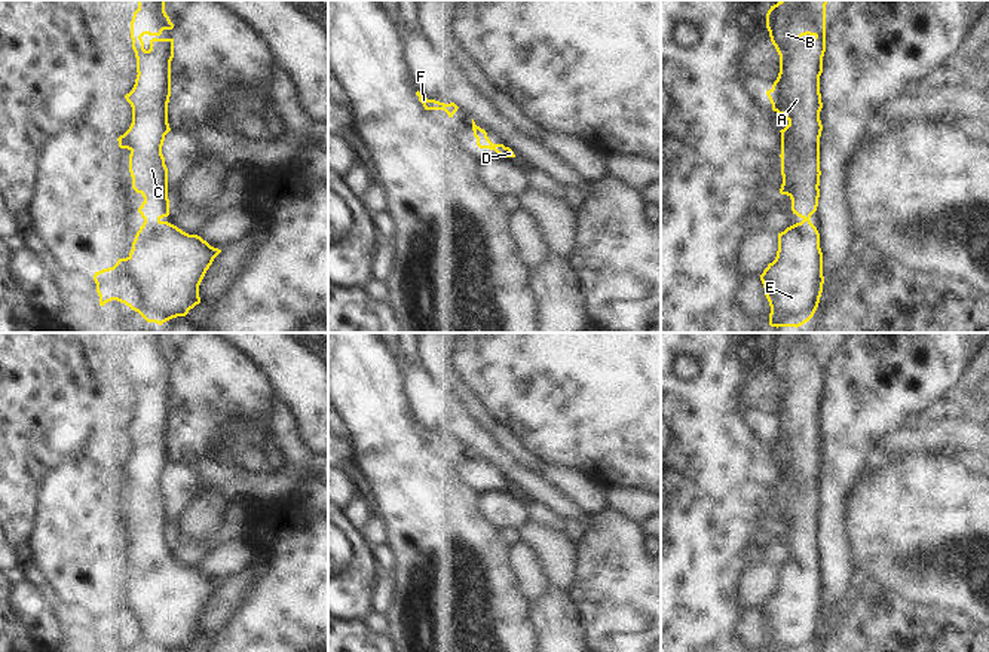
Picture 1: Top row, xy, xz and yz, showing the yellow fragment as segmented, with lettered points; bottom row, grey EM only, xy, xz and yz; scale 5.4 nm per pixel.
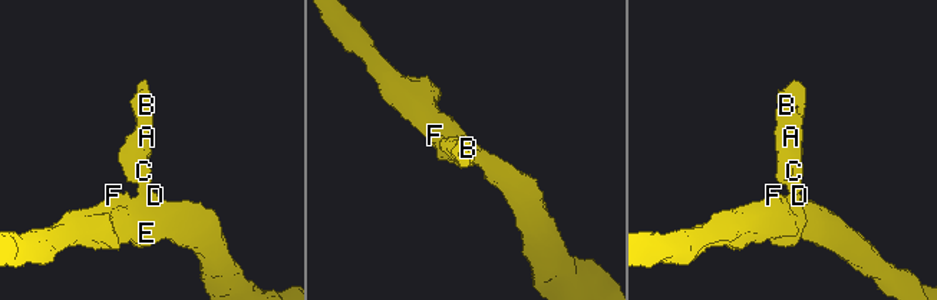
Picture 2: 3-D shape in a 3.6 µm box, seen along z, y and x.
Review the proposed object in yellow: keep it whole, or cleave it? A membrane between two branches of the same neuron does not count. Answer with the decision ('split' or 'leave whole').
leave whole

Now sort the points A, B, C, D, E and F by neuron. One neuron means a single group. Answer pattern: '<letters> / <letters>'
A B C D E F

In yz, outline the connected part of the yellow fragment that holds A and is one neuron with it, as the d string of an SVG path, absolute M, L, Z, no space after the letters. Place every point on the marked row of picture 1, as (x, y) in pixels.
M780 0L766 13L766 28L780 55L780 73L766 95L772 110L783 114L789 125L781 129L781 195L791 199L791 211L802 218L778 233L778 251L772 263L760 275L765 296L771 306L771 327L800 327L808 322L823 293L823 252L820 233L811 223L820 198L820 137L823 108L820 76L826 52L826 4L829 0Z

